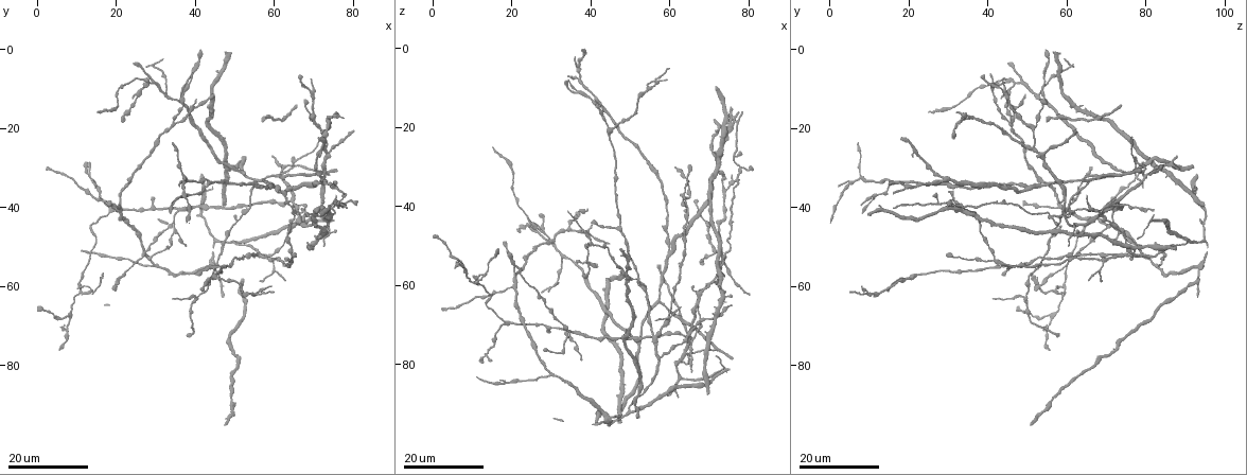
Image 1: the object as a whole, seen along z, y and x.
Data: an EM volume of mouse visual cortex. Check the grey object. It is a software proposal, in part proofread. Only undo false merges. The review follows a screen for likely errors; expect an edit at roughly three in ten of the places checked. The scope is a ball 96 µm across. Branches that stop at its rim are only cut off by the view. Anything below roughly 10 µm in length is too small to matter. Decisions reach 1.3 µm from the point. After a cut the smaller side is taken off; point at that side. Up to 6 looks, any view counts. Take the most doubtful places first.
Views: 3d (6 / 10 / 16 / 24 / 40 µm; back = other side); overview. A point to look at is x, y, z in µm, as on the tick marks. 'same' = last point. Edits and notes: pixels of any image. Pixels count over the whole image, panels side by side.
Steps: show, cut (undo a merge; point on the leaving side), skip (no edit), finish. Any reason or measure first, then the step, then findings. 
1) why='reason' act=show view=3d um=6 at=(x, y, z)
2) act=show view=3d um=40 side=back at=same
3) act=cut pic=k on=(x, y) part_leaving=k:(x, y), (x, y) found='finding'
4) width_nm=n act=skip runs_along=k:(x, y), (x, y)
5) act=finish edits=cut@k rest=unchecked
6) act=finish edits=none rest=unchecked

why='branch point' act=show view=3d um=16 at=(64.5, 53.5, 41.5)

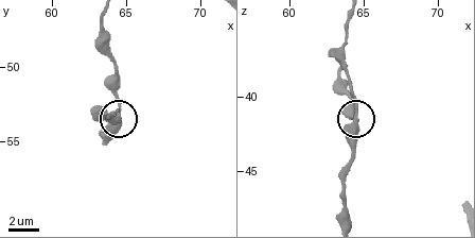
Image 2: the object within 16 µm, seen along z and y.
act=show view=3d um=10 at=same

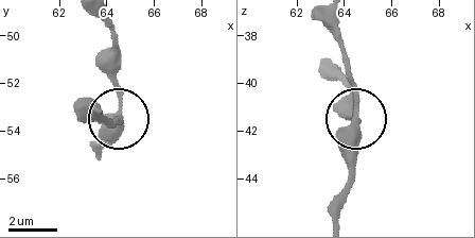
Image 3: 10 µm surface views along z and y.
arms=3 act=skip found='one neuron here'

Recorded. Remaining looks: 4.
why='four-way junction' act=show view=3d um=24 at=(40.5, 63.0, 49.5)

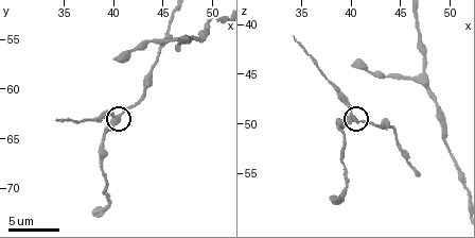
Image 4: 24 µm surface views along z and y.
act=show view=3d um=6 at=same

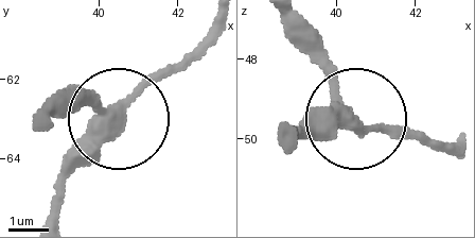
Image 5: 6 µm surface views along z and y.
act=skip runs_along=5:(217, 27), (120, 114), (78, 107) found='all the same neuron'

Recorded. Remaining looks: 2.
why='branch point' act=show view=3d um=16 at=(30.0, 55.0, 82.0)

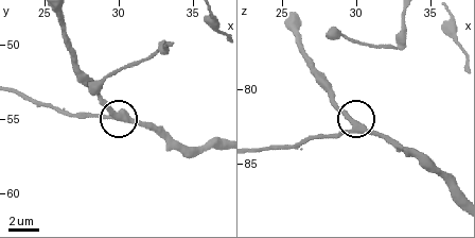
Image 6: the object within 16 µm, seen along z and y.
act=show view=3d um=6 at=(29.8, 55.0, 82.6)

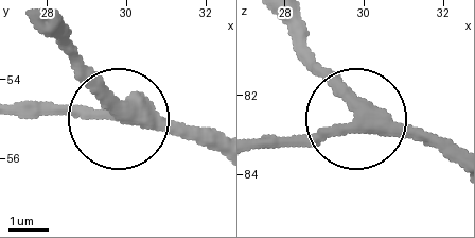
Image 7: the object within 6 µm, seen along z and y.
act=skip runs_along=7:(453, 160), (362, 123), (261, 137) found='all the same neuron'

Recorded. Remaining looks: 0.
act=finish edits=none rest=unchecked

